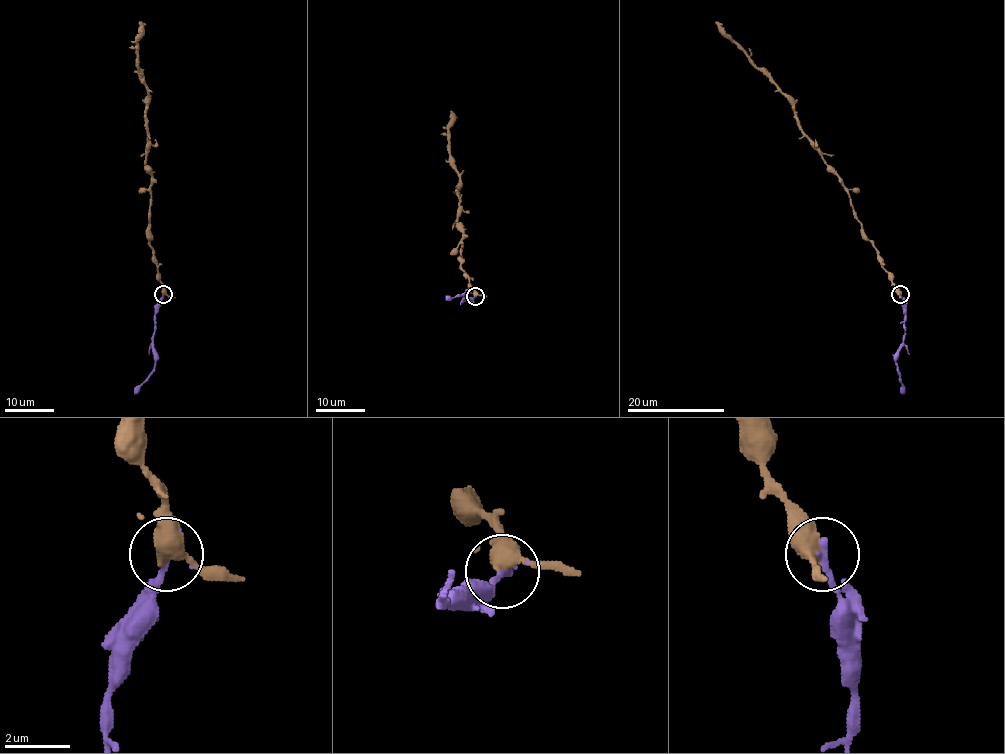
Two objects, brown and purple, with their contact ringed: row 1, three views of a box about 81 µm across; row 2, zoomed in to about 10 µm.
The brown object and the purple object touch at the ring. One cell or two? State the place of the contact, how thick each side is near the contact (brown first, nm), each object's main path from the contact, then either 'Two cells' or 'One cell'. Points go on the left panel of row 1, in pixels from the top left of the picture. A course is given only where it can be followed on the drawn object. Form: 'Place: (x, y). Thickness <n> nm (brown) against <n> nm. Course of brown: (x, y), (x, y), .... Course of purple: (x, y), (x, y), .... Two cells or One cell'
Place: (163, 294). Thickness 440 nm (brown) against 240 nm. Course of brown: (164, 293), (149, 241), (151, 175), (145, 169), (148, 88), (138, 67), (137, 43), (142, 22). Course of purple: (164, 293), (155, 314), (153, 372), (134, 393). One cell

